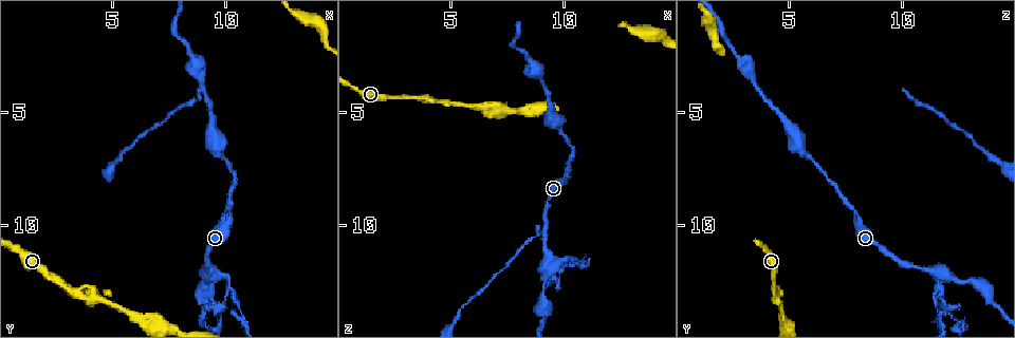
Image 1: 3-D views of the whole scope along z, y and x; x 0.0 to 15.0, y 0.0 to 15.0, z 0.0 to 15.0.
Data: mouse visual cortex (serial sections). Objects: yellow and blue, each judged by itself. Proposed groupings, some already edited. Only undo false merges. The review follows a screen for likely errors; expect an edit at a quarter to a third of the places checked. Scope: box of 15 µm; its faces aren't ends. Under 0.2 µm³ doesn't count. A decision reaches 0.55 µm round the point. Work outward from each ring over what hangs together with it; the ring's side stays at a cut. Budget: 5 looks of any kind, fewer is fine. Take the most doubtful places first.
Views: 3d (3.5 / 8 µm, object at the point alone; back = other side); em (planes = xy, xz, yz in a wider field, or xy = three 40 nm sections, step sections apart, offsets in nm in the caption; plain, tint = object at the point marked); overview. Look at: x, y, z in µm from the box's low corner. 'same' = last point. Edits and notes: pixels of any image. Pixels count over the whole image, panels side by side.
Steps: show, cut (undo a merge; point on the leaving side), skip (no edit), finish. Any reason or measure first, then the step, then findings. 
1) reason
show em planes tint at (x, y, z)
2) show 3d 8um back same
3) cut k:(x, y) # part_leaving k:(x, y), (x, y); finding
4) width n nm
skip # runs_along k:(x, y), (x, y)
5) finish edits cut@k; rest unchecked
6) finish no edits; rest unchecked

side arm on a straight run
show 3d 3.5um at (10.0, 12.6, 11.7)

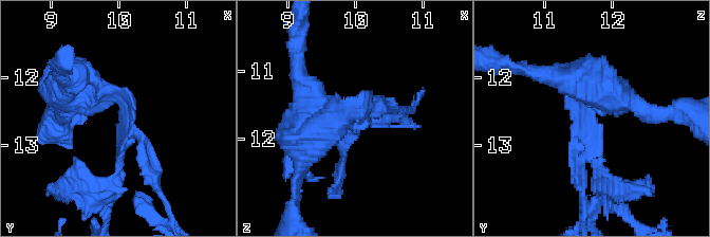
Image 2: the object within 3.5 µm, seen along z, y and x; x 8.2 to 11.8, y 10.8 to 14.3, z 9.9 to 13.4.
arms 3; arm_widths 100, 150, 500 nm; need the tissue
show em xy step 1 tint at (10.10, 12.65, 11.65)

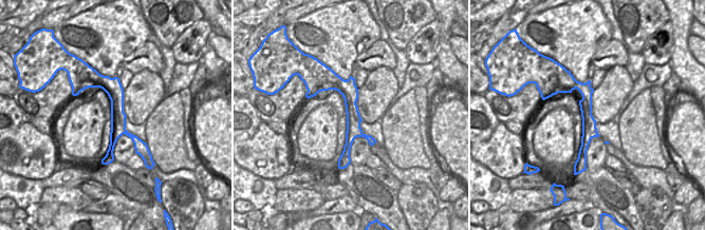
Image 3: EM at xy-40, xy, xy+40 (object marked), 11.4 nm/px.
skip # runs_along 2:(76, 86), (125, 105), (115, 186); continuous, no second cell

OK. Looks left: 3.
arms part here
show 3d 3.5um back at (6.1, 14.1, 4.8)

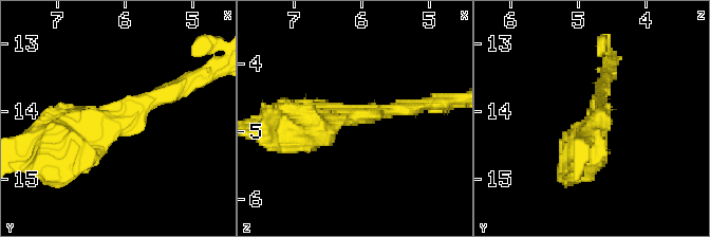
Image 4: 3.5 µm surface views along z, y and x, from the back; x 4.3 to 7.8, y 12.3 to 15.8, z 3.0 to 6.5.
show em planes tint at (6.15, 14.15, 4.80)

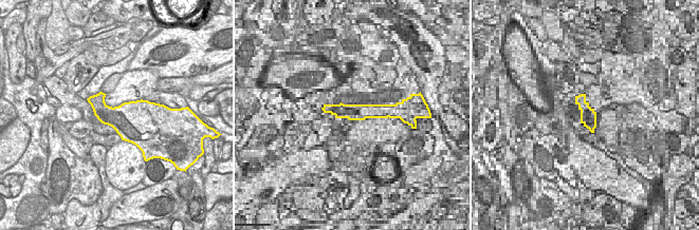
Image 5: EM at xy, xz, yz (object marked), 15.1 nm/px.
show em xy step 3 tint same

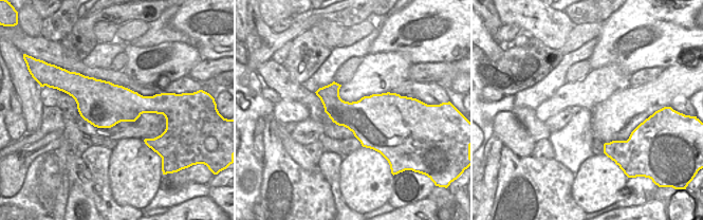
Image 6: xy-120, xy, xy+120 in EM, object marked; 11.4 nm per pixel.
skip # runs_along 4:(179, 88), (52, 143); one cell here

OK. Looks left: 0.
finish no edits; rest unchecked

